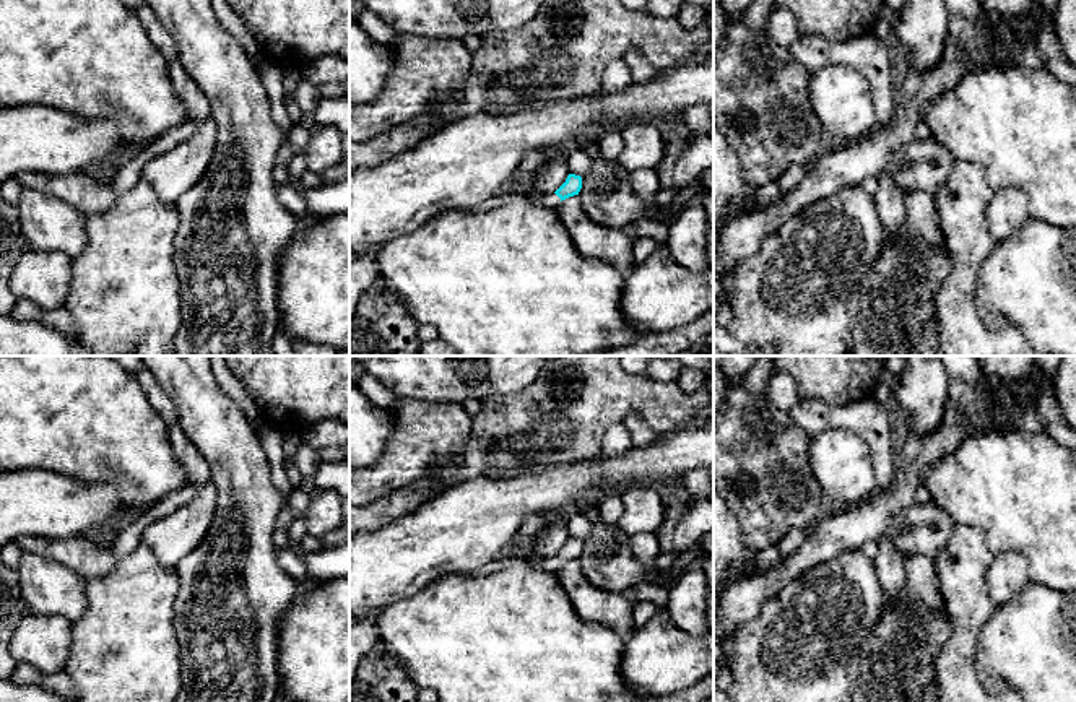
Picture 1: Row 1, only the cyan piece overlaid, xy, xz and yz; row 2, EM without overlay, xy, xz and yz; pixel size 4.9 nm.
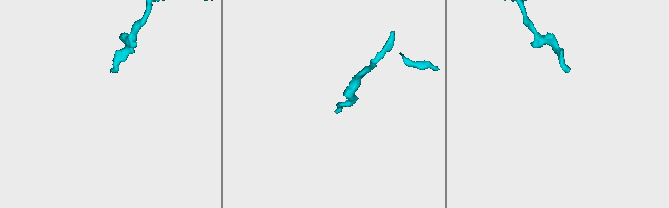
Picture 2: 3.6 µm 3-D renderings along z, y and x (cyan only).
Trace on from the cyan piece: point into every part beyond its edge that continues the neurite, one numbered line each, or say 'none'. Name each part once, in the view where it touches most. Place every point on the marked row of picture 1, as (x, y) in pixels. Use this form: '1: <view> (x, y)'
1: xz (551, 200)

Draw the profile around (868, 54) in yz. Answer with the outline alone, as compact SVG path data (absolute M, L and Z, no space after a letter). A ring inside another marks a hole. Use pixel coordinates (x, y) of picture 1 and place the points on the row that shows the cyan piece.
M874 32L848 41L798 34L788 49L809 75L832 65L858 70L873 91L876 125L891 122L897 96L892 88L892 63L886 39L876 37Z

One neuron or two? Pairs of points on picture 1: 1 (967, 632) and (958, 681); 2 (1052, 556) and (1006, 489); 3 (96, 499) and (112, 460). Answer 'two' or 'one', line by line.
1: one
2: one
3: two

